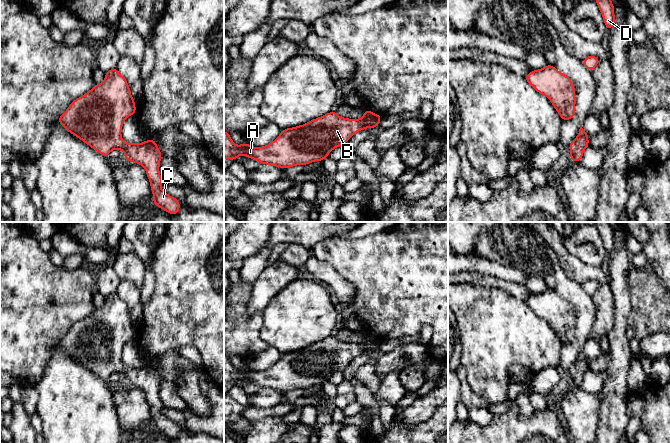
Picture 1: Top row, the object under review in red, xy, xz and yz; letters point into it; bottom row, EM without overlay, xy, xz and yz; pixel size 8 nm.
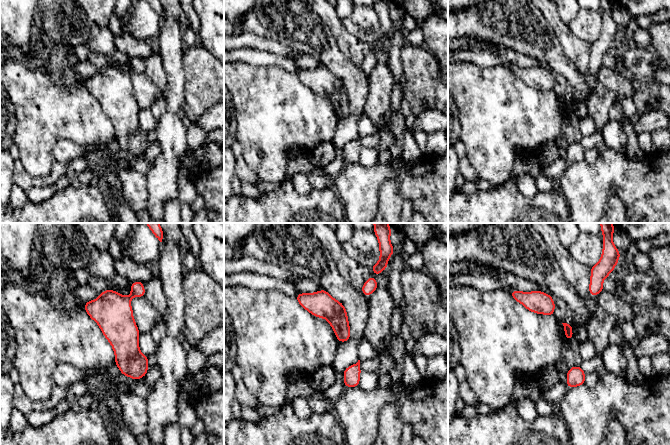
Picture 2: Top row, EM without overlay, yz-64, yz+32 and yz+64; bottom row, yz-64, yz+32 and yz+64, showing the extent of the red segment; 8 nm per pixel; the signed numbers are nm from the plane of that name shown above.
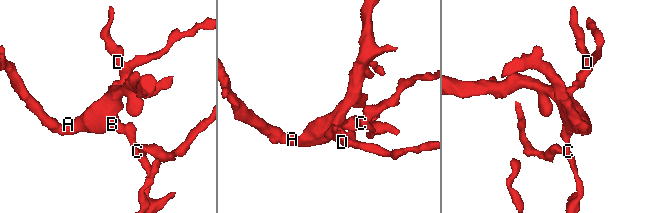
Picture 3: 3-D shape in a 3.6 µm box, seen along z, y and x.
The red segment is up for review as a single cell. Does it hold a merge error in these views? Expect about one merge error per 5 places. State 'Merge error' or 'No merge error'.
No merge error

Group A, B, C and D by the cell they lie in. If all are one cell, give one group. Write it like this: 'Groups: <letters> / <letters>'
Groups: A B C D

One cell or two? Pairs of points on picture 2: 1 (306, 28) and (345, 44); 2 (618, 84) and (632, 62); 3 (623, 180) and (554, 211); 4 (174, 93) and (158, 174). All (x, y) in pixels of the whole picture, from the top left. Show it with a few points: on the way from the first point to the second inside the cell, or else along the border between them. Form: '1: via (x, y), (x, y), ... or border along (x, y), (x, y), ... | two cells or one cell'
1: border along (322, 21), (330, 30), (338, 49), (349, 60) | two cells
2: border along (630, 80), (634, 91), (632, 96) | two cells
3: border along (563, 195), (567, 209), (570, 212) | two cells
4: via (171, 113), (171, 147), (169, 154) | one cell

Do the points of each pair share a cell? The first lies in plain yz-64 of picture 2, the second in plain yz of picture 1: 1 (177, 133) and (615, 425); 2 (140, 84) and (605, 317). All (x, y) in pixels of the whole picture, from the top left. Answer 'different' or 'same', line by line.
1: same
2: different

